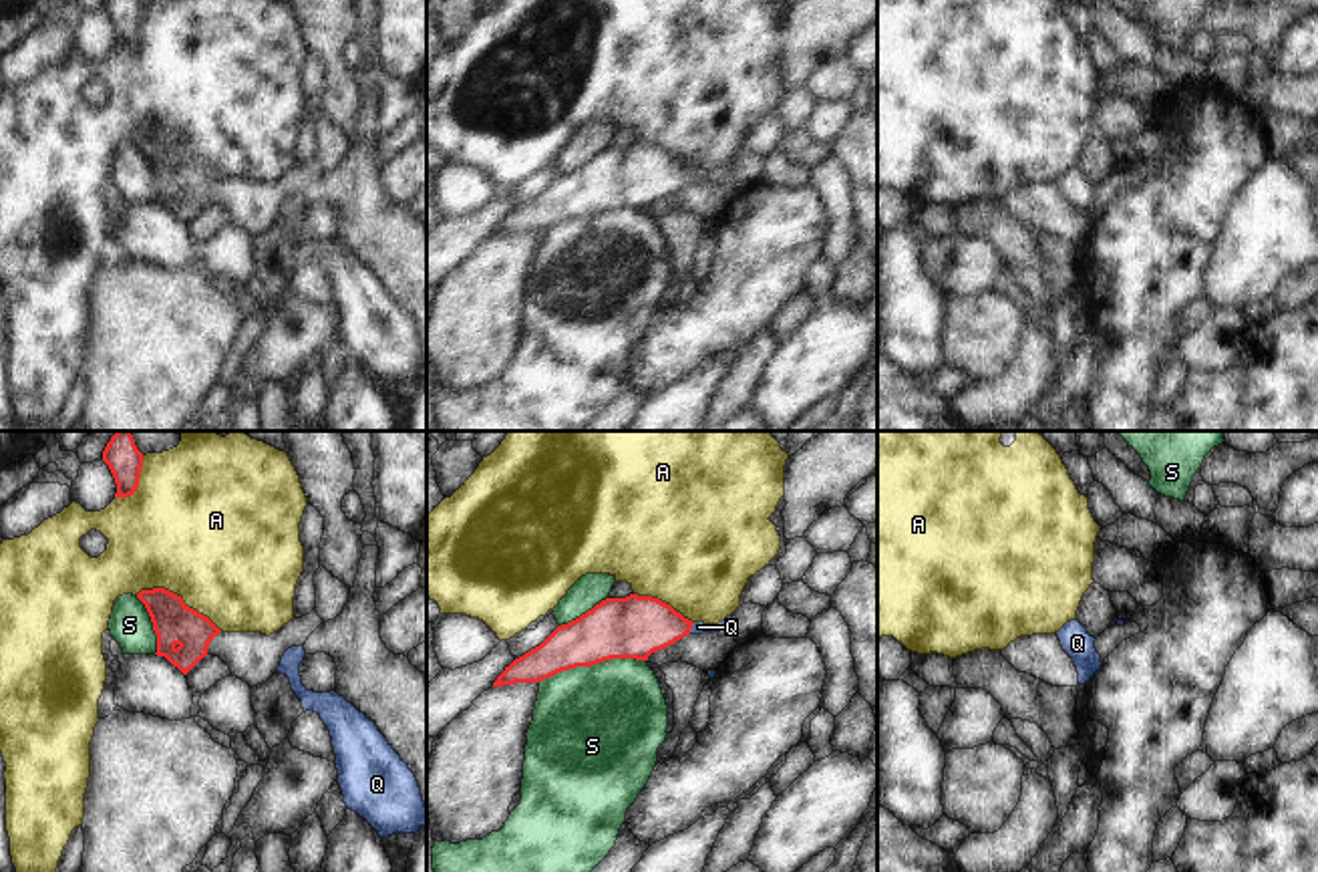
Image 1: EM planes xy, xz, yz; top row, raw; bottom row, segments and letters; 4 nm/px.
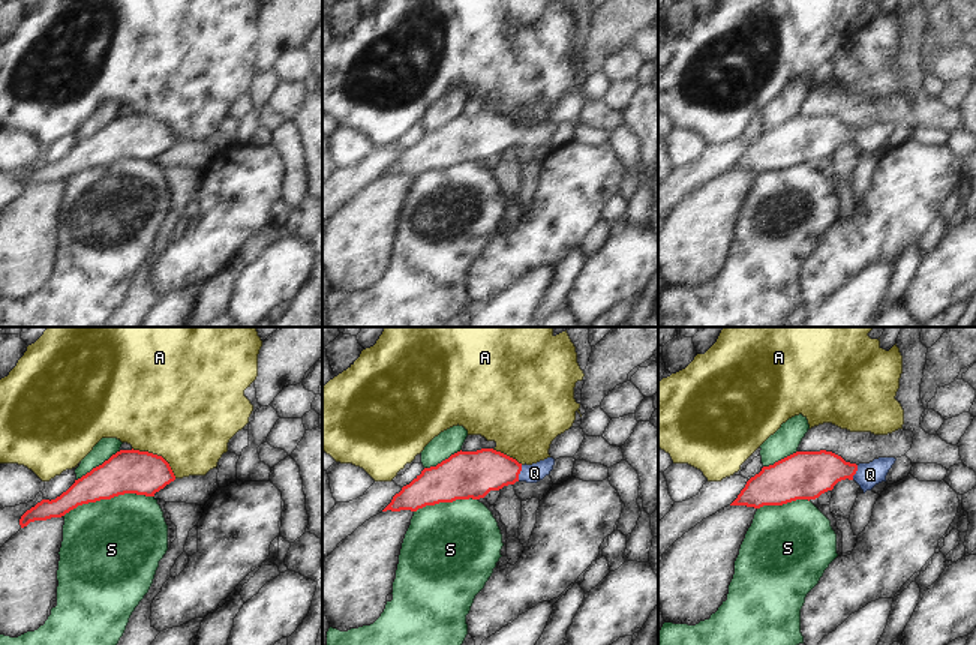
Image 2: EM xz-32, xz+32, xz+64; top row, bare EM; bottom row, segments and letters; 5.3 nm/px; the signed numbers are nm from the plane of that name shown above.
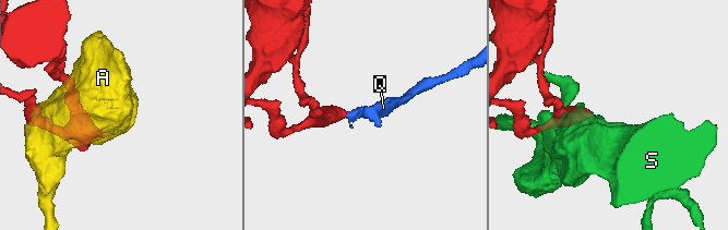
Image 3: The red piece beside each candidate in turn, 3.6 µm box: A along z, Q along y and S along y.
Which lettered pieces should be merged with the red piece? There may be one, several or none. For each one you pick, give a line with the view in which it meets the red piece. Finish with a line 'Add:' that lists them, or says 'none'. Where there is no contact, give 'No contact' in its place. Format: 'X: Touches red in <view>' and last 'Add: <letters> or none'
Q: Touches red in xz
Add: Q

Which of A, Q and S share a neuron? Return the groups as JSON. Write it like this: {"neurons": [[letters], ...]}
{"neurons": [["A"], ["Q"], ["S"]]}

